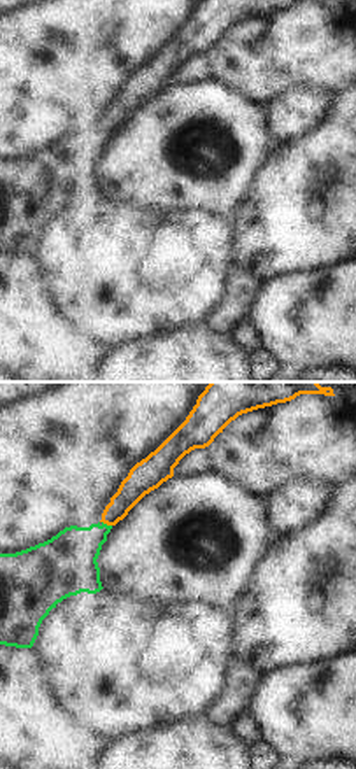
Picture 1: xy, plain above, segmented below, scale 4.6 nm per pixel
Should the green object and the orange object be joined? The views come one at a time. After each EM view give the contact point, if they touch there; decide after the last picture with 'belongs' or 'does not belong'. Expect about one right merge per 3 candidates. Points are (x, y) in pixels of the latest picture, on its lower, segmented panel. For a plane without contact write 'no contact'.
contact (106, 524)

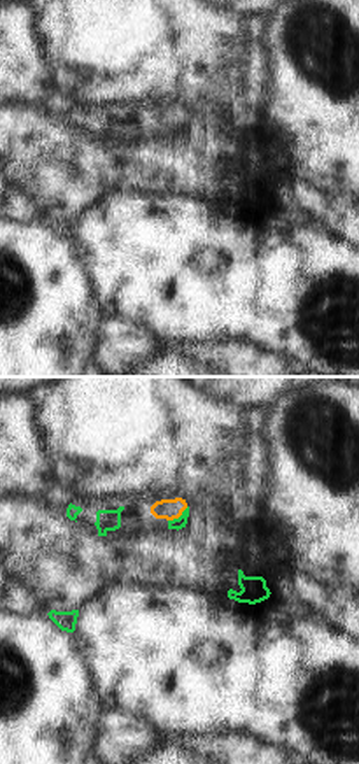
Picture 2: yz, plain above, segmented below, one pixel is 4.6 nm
contact (179, 517)

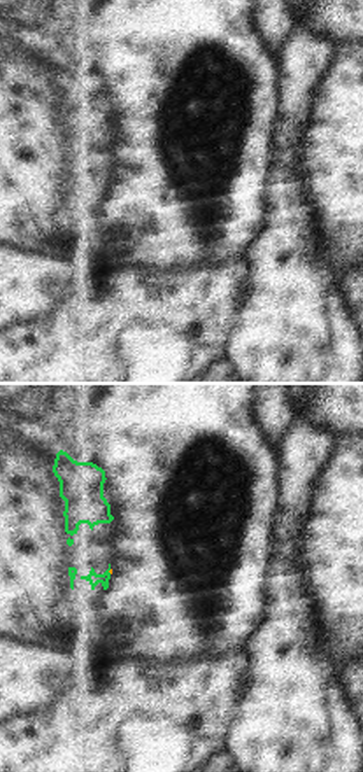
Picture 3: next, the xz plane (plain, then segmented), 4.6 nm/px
contact (109, 569)

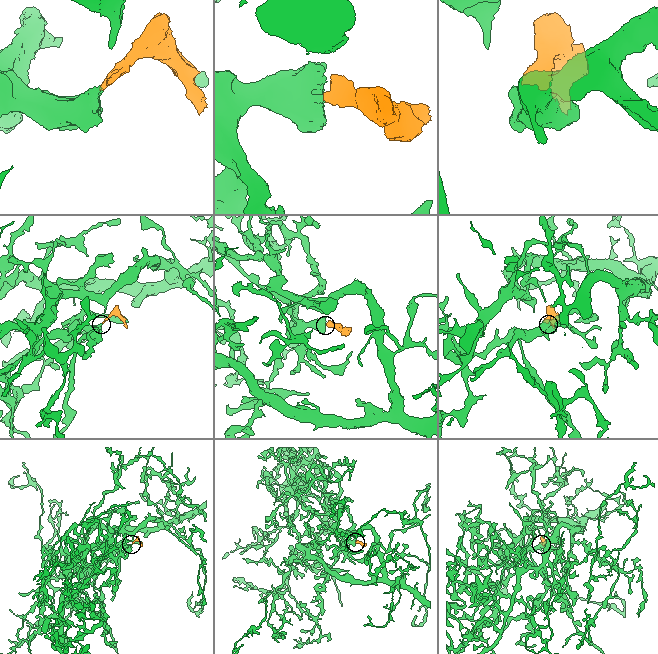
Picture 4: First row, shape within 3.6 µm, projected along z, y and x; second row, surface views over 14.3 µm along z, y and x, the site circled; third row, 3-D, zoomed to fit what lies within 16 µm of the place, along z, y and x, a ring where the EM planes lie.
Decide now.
belongs

